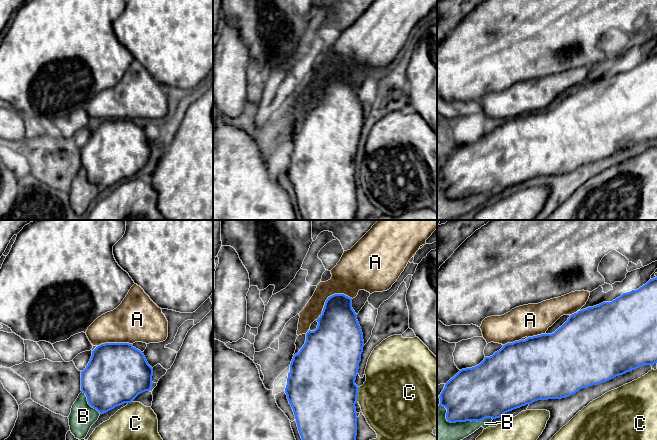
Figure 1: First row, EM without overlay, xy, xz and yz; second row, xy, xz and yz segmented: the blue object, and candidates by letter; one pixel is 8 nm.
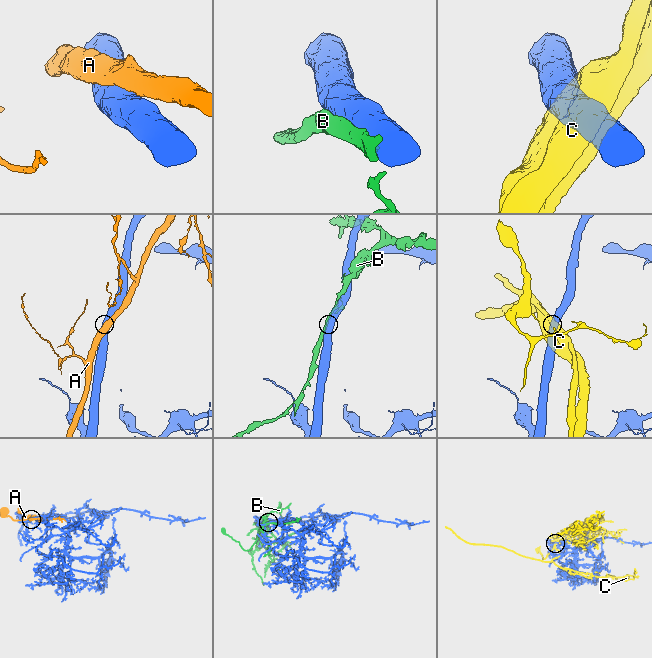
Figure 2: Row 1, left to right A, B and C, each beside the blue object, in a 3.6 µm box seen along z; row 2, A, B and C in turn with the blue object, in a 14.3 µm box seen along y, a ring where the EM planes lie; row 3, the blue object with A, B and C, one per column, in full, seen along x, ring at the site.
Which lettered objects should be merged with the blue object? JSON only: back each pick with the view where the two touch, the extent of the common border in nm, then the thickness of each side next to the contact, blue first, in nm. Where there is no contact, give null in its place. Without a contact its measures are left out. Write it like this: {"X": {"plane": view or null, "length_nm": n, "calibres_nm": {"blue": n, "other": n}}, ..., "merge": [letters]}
{"A": {"plane": "xz", "length_nm": 360, "calibres_nm": {"blue": 320, "other": 280}}, "merge": ["A"]}

